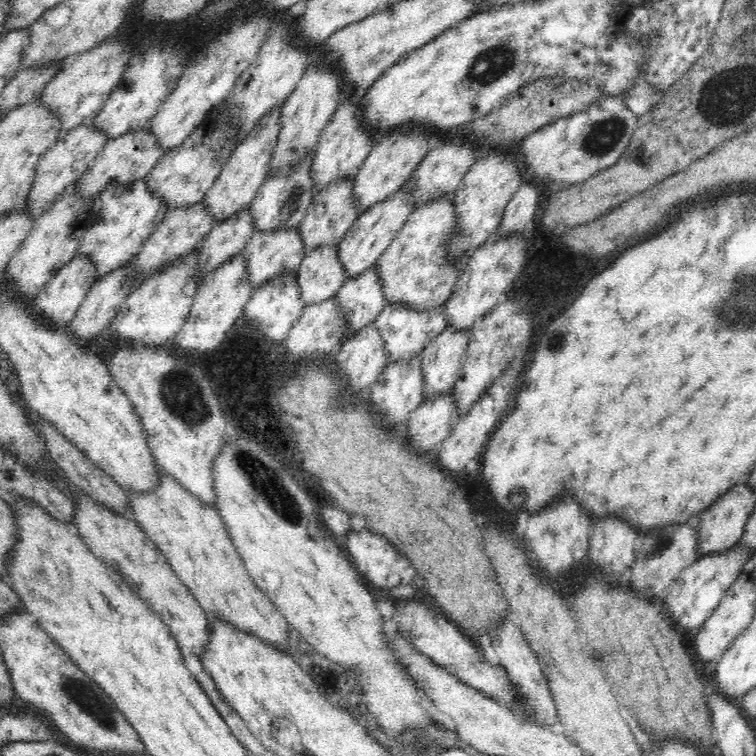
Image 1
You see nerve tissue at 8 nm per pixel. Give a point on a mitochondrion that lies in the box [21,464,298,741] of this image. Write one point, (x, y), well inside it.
(80, 692)

